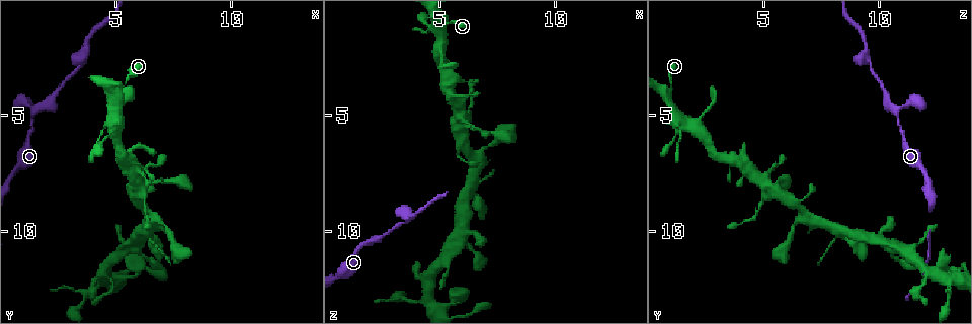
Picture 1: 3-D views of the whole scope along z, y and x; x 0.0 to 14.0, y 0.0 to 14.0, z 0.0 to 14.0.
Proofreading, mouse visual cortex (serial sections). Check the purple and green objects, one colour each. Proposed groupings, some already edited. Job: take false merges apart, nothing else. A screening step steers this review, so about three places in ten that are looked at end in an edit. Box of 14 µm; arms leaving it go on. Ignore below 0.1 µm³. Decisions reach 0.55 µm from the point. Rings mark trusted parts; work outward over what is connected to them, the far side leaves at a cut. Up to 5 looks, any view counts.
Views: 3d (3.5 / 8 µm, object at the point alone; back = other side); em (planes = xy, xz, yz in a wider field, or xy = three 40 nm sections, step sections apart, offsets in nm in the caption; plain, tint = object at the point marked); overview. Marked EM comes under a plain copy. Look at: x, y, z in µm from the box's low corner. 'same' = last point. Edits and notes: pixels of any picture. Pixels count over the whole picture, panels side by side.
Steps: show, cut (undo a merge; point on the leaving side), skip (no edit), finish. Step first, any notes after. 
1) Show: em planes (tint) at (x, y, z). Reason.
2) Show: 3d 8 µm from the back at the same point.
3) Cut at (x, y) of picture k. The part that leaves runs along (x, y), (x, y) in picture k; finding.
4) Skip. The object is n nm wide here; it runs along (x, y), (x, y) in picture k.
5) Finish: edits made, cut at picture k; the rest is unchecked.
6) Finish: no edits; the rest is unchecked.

Show: 3d 3.5 µm from the back at (1.4, 4.9, 10.8). Calibre changes.

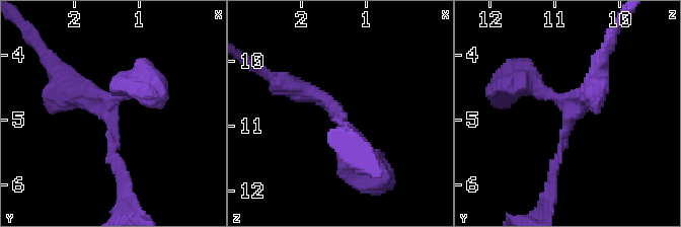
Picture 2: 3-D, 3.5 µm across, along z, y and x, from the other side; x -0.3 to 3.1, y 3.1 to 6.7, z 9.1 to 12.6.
Show: em planes (tint) at (1.55, 4.90, 10.70). 3 arms meet here; the arms are 150, 200, 300 nm wide.

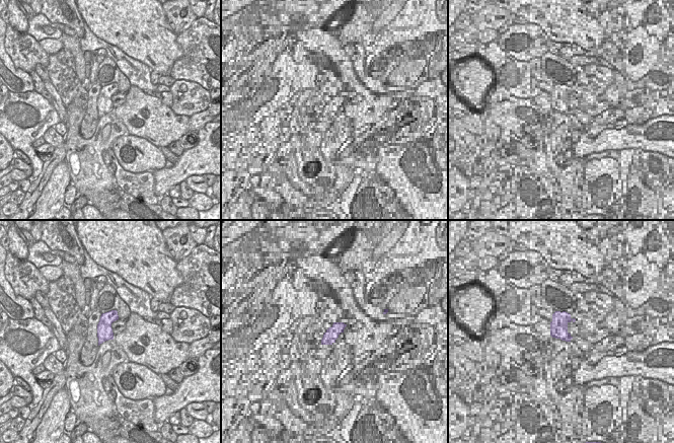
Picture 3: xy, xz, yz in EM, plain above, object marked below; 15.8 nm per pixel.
Skip. It runs along (122, 170), (105, 108), (56, 74) in picture 2; continuous, no second cell.

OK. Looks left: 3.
Show: 3d 8 µm at (3.6, 13.1, 12.9). Sudden change in width.

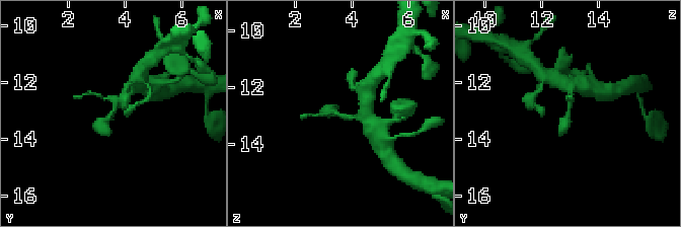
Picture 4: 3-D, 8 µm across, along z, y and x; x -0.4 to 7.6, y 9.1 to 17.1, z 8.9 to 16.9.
Show: 3d 3.5 µm from the back at (3.6, 13.1, 12.9).

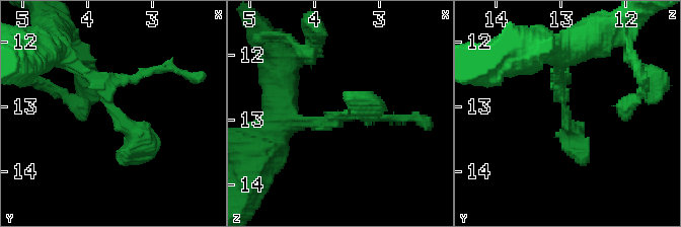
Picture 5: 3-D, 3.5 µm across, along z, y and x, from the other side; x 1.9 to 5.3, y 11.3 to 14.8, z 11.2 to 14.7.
Show: em planes (tint) at (3.60, 13.05, 12.95). Need the tissue.

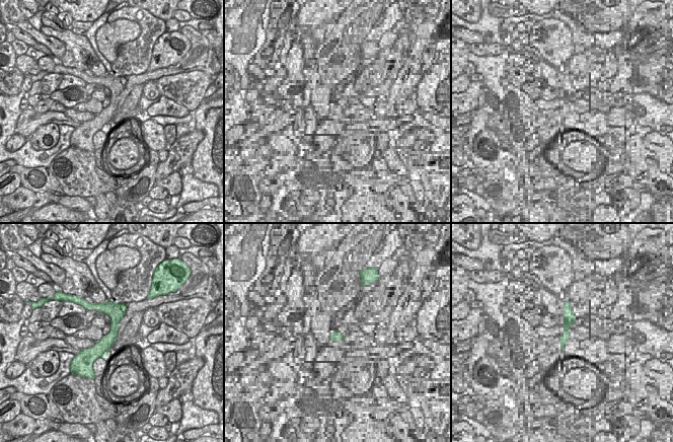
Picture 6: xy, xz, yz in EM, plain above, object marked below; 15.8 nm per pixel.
Skip. It runs along (71, 65), (140, 137), (124, 161) in picture 5; continuous, no second cell.

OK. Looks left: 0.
Finish: no edits; the rest is unchecked.

